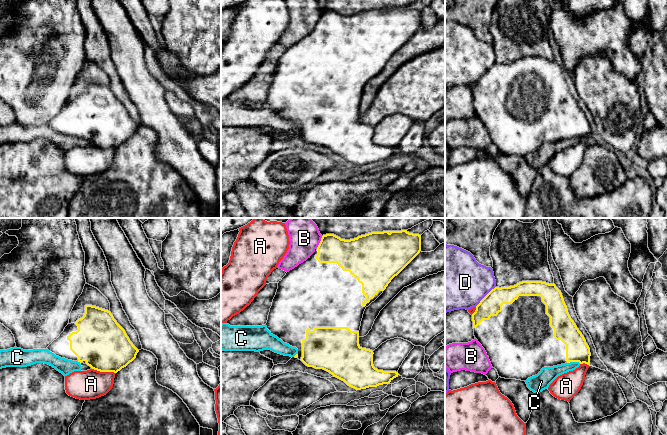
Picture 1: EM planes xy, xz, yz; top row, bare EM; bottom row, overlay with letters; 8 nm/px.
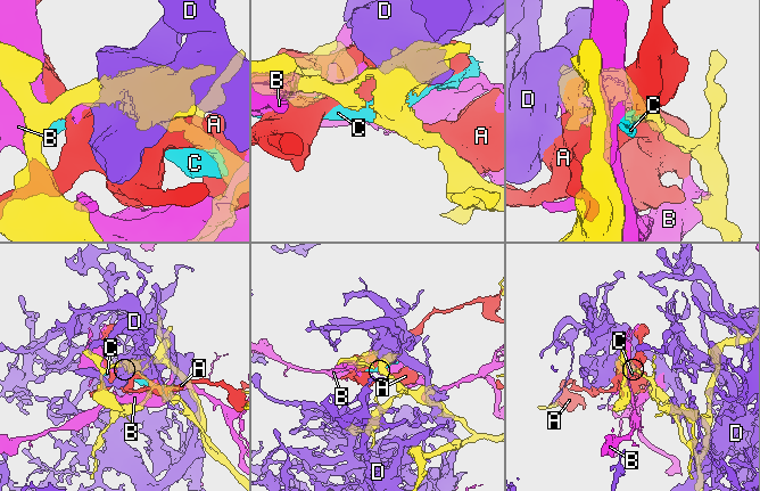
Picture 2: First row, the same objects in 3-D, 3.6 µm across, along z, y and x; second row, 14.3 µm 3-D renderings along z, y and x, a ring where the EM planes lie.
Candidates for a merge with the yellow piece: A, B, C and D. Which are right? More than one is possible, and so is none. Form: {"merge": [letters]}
{"merge": []}

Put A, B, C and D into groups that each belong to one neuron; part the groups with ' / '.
A / B / C / D

